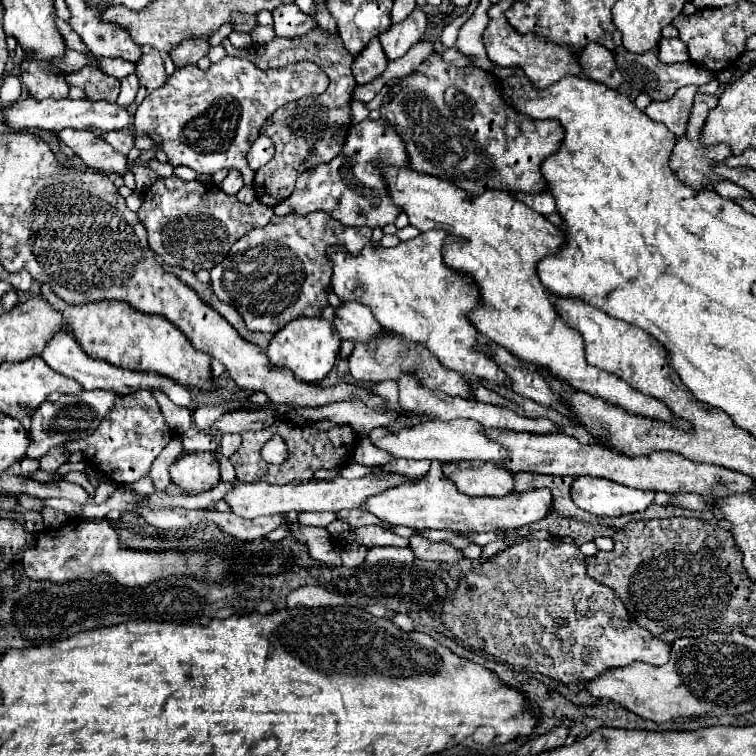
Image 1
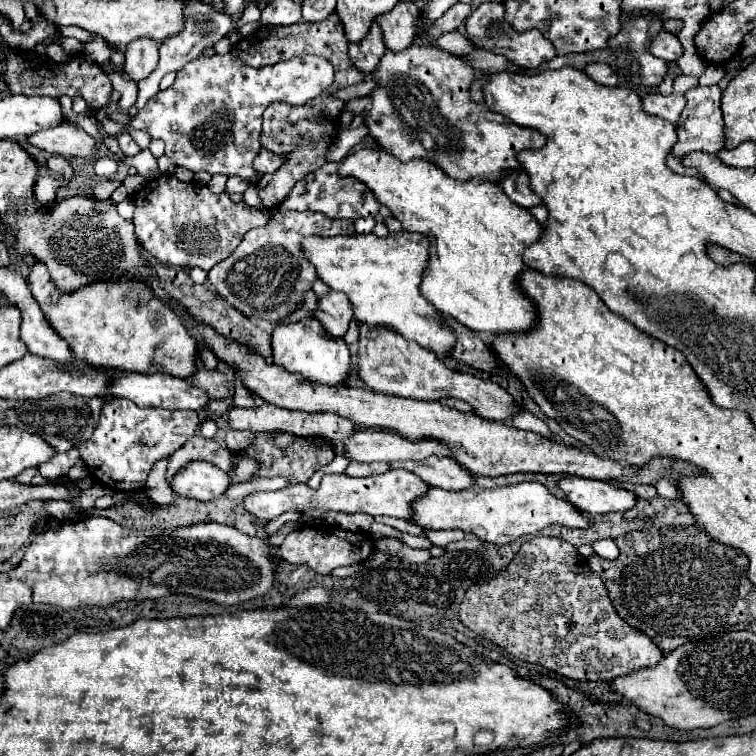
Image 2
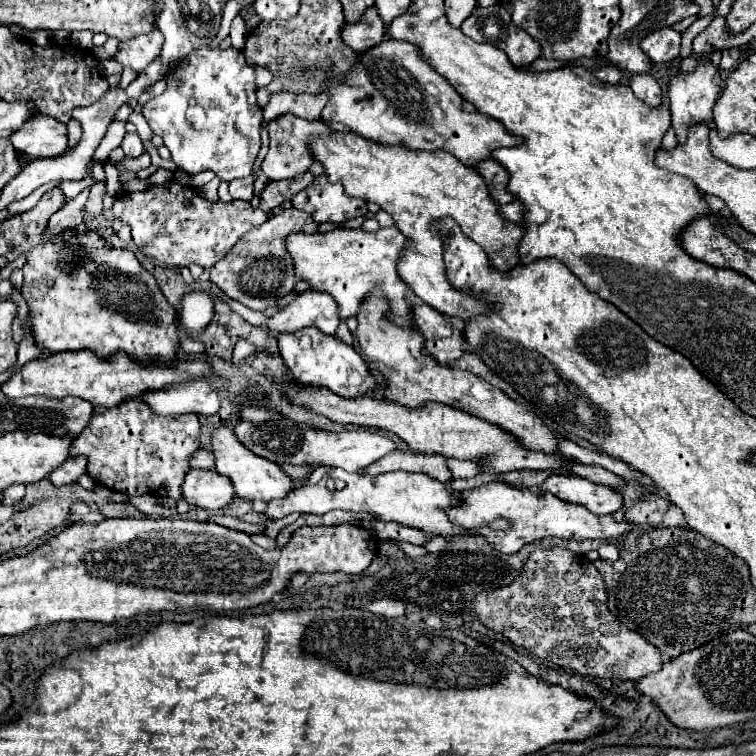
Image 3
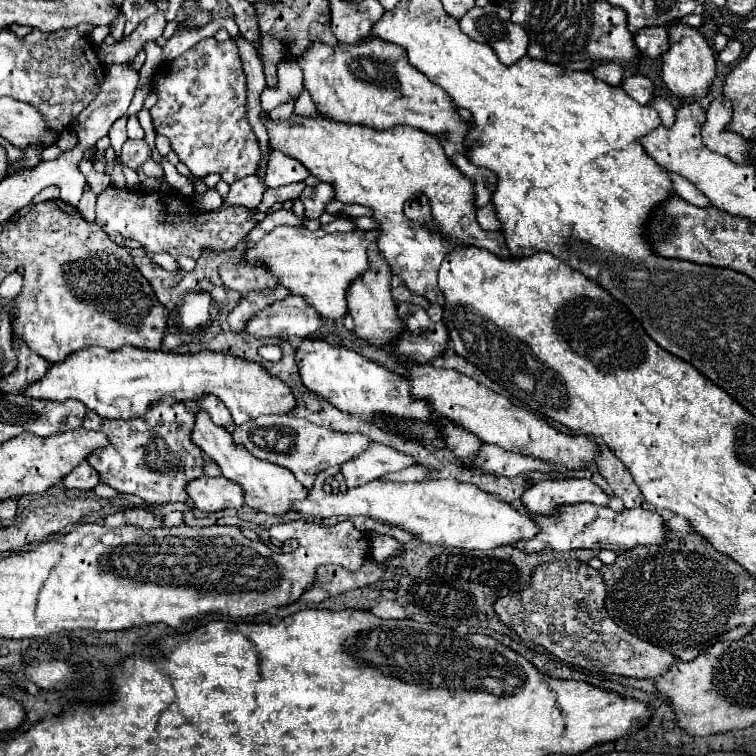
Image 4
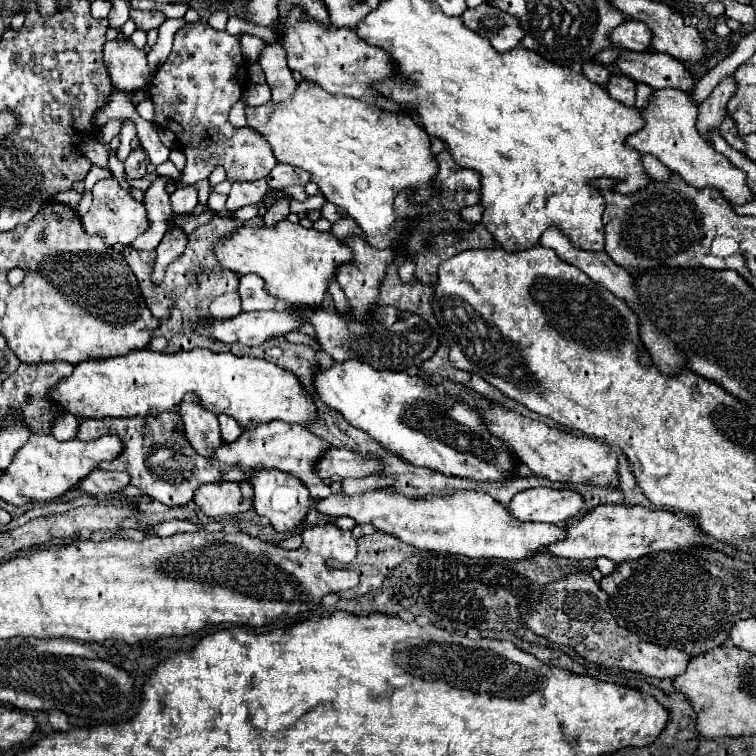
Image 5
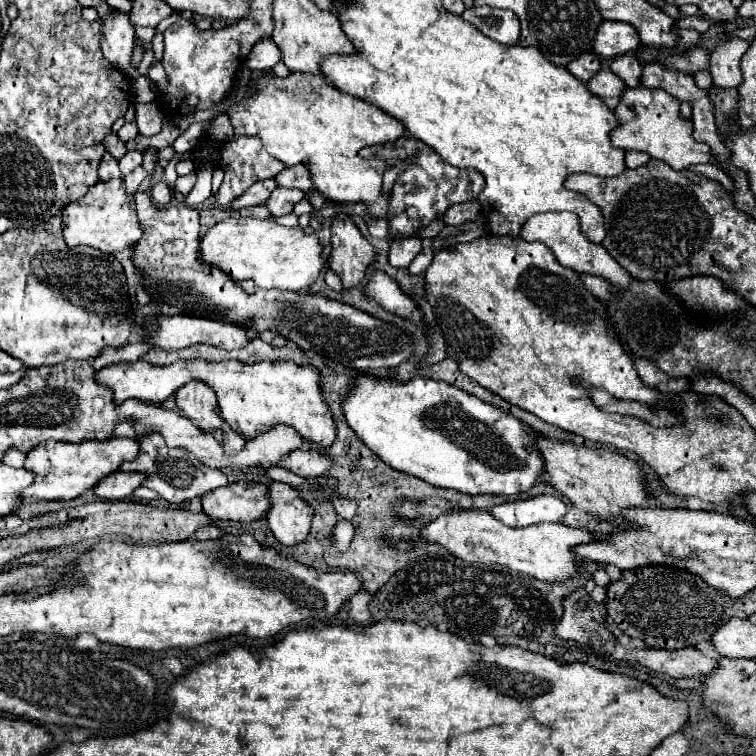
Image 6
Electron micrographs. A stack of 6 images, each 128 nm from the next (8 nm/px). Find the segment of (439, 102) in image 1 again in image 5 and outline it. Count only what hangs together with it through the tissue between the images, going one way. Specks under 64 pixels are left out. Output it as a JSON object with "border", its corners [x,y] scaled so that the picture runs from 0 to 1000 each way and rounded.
{"border":[[[389,8],[381,19],[381,26],[376,29],[373,45],[368,48],[368,58],[373,58],[373,63],[378,66],[381,90],[402,98],[402,103],[407,106],[415,106],[429,119],[439,124],[458,124],[487,138],[497,138],[513,148],[534,148],[532,138],[524,138],[521,132],[503,127],[495,116],[487,114],[492,108],[513,103],[521,93],[521,85],[511,69],[487,61],[481,53],[471,48],[468,40],[444,37],[439,32],[426,34],[421,26],[405,21],[397,8]]]}

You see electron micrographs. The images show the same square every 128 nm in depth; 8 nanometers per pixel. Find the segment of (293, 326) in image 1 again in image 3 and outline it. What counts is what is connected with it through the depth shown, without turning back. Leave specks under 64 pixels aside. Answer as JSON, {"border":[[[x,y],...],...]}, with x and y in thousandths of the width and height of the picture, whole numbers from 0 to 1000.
{"border":[[[399,434],[397,439],[368,442],[370,468],[392,500],[402,511],[423,511],[452,526],[495,524],[497,526],[497,500],[489,495],[481,474],[460,455],[444,444],[426,442],[421,434]]]}

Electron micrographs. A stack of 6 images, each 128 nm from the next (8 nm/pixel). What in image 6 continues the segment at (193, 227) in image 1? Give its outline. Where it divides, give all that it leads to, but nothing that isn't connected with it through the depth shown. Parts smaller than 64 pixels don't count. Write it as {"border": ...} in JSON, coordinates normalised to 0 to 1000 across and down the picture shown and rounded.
{"border":[[[153,235],[146,241],[130,241],[108,265],[93,267],[82,278],[82,310],[93,328],[119,325],[143,336],[153,336],[161,328],[183,320],[188,312],[188,302],[180,288],[177,267],[172,267],[167,259],[164,238]]]}

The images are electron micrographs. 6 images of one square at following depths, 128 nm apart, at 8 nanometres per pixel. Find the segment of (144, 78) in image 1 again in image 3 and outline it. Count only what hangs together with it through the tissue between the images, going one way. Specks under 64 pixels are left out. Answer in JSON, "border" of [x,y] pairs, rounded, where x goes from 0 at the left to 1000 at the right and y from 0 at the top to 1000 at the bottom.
{"border":[[[206,37],[206,42],[196,42],[196,48],[180,48],[180,53],[159,56],[151,79],[159,82],[161,87],[172,87],[188,95],[212,71],[212,58],[214,48],[212,40]]]}

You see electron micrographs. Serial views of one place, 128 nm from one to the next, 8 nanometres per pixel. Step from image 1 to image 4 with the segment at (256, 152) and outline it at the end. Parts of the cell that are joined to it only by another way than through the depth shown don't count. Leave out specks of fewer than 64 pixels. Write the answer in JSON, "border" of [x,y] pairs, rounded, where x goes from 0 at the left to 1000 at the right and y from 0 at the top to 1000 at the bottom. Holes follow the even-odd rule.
{"border":[[[381,132],[381,135],[376,135],[376,138],[368,138],[368,140],[357,148],[357,156],[360,156],[360,159],[378,159],[378,156],[386,153],[386,148],[389,148],[389,132]],[[360,198],[357,206],[360,209],[354,212],[354,222],[352,222],[352,233],[349,233],[349,243],[354,249],[368,249],[376,243],[399,241],[410,230],[397,214],[392,214],[384,206],[376,206],[368,198]]]}

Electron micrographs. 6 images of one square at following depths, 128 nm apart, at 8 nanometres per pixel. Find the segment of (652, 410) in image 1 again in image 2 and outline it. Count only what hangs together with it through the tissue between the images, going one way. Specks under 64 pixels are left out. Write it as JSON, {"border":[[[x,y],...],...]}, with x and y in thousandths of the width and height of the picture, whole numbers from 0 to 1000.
{"border":[[[479,196],[463,206],[458,206],[452,214],[450,214],[450,222],[447,222],[450,233],[463,233],[463,235],[471,235],[476,241],[481,241],[495,257],[497,257],[497,265],[508,272],[516,275],[516,280],[521,283],[521,288],[526,288],[532,294],[532,302],[540,304],[540,307],[553,307],[553,310],[561,310],[561,312],[574,312],[574,315],[566,315],[569,317],[569,344],[566,344],[566,352],[561,357],[561,368],[558,368],[558,376],[556,376],[556,386],[558,392],[563,392],[563,397],[569,397],[579,413],[585,413],[587,418],[595,418],[601,421],[603,426],[614,429],[616,434],[627,437],[627,439],[640,439],[640,442],[659,442],[659,439],[693,439],[693,437],[701,437],[706,434],[709,429],[709,407],[704,402],[704,397],[698,397],[688,381],[685,381],[685,362],[693,357],[693,347],[690,347],[690,333],[693,328],[698,328],[704,323],[704,317],[712,317],[714,310],[717,310],[717,299],[709,294],[709,288],[701,286],[698,278],[693,278],[690,272],[685,270],[677,270],[677,265],[672,265],[672,259],[667,259],[664,249],[659,249],[656,241],[646,241],[646,238],[619,238],[619,241],[611,241],[611,238],[598,238],[595,233],[587,233],[587,228],[582,228],[582,222],[577,222],[577,217],[566,217],[566,212],[545,212],[545,214],[529,214],[524,212],[524,206],[513,204],[511,198],[503,198],[503,196]]]}

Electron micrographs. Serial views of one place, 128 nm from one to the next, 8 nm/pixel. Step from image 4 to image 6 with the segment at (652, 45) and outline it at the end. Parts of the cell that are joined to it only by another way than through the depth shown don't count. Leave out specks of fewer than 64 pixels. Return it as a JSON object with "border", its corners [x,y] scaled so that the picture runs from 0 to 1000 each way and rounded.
{"border":[[[799,26],[786,50],[786,69],[796,77],[812,77],[828,71],[847,58],[844,42],[833,32],[815,32]]]}

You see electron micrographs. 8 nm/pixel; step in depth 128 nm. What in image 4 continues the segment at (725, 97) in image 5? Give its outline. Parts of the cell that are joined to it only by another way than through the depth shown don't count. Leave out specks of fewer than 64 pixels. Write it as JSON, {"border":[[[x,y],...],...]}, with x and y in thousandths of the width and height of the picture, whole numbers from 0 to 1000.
{"border":[[[950,127],[947,132],[942,132],[934,146],[934,161],[929,167],[929,185],[934,196],[939,196],[942,201],[958,204],[966,212],[981,217],[987,212],[984,206],[992,209],[989,185],[984,185],[974,175],[960,175],[967,155],[966,132],[960,132],[958,127]]]}

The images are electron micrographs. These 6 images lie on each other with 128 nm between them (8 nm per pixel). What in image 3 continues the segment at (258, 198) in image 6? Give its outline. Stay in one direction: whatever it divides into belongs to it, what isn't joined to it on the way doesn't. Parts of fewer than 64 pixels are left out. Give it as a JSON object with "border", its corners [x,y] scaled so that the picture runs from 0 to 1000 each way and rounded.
{"border":[[[336,233],[328,235],[312,235],[304,241],[304,259],[312,265],[331,267],[336,259]]]}

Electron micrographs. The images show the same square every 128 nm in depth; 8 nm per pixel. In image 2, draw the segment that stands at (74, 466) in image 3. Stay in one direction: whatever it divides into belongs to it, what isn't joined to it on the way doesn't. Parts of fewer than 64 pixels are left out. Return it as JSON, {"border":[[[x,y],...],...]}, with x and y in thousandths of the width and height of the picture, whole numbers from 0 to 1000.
{"border":[[[95,593],[95,595],[85,598],[85,601],[74,601],[66,611],[56,614],[56,616],[50,619],[50,624],[53,624],[61,635],[69,638],[69,635],[74,635],[74,632],[79,632],[79,630],[87,630],[90,622],[93,622],[103,608],[106,608],[106,598],[103,598],[103,593]]]}

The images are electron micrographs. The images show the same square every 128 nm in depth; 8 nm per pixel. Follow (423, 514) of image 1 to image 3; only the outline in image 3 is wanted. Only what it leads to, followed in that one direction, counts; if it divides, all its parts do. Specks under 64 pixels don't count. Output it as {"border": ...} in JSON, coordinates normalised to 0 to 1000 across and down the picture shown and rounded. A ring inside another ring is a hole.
{"border":[[[648,638],[630,648],[611,651],[608,669],[593,672],[593,685],[601,693],[608,693],[614,698],[632,698],[635,709],[640,709],[653,725],[661,730],[677,733],[685,730],[696,720],[706,720],[722,712],[743,712],[743,714],[804,714],[817,712],[828,704],[833,704],[839,696],[831,688],[817,690],[810,680],[788,683],[778,677],[778,672],[765,667],[751,667],[746,661],[738,661],[730,653],[709,653],[693,646],[672,646],[672,640]],[[653,685],[672,685],[677,690],[675,701],[648,701],[643,698]]]}

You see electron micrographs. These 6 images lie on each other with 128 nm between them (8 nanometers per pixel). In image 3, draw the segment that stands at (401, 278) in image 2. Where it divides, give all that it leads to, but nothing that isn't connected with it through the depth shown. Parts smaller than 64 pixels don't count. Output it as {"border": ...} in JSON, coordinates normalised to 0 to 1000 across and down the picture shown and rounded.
{"border":[[[524,299],[500,302],[495,307],[484,307],[479,302],[471,302],[471,304],[444,302],[431,310],[392,307],[392,310],[384,310],[378,317],[378,328],[381,328],[381,336],[386,339],[392,365],[407,373],[413,384],[437,389],[450,407],[450,423],[471,418],[476,410],[479,394],[492,381],[503,381],[516,397],[519,423],[524,429],[545,429],[542,402],[534,394],[542,381],[540,376],[529,370],[524,360],[524,347],[529,333],[534,331],[534,323],[537,323],[537,315]]]}

